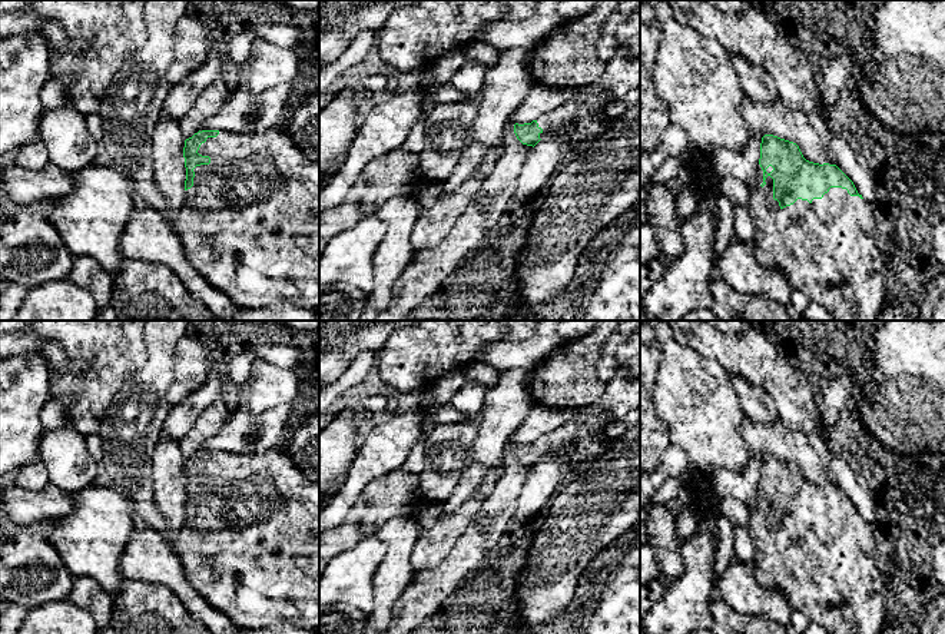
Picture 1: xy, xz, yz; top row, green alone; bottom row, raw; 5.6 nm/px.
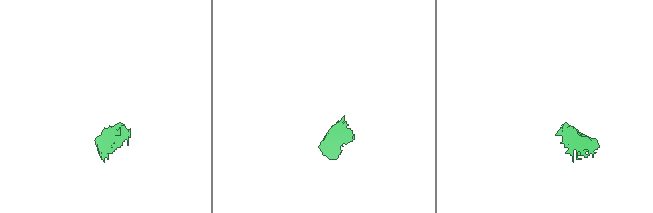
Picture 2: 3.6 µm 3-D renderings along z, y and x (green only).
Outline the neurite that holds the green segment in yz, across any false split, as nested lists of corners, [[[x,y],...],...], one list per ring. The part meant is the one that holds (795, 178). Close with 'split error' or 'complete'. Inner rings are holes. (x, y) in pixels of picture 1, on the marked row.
[[[765,135],[760,143],[760,159],[759,159],[759,179],[756,183],[749,185],[749,213],[755,223],[755,256],[757,262],[767,268],[782,270],[788,278],[790,286],[795,291],[803,292],[810,302],[819,303],[828,309],[835,321],[879,321],[883,311],[885,302],[889,296],[889,278],[885,260],[885,248],[881,239],[881,229],[875,218],[872,206],[863,200],[862,195],[858,193],[853,182],[836,166],[829,163],[813,163],[803,157],[799,146],[793,142],[780,139],[773,135]]]; split error

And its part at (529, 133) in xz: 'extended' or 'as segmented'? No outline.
extended

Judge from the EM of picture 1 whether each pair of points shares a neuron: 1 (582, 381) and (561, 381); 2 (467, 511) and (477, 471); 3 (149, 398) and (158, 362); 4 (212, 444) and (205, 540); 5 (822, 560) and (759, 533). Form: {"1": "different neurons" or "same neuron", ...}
{"1": "same neuron", "2": "different neurons", "3": "same neuron", "4": "different neurons", "5": "same neuron"}

